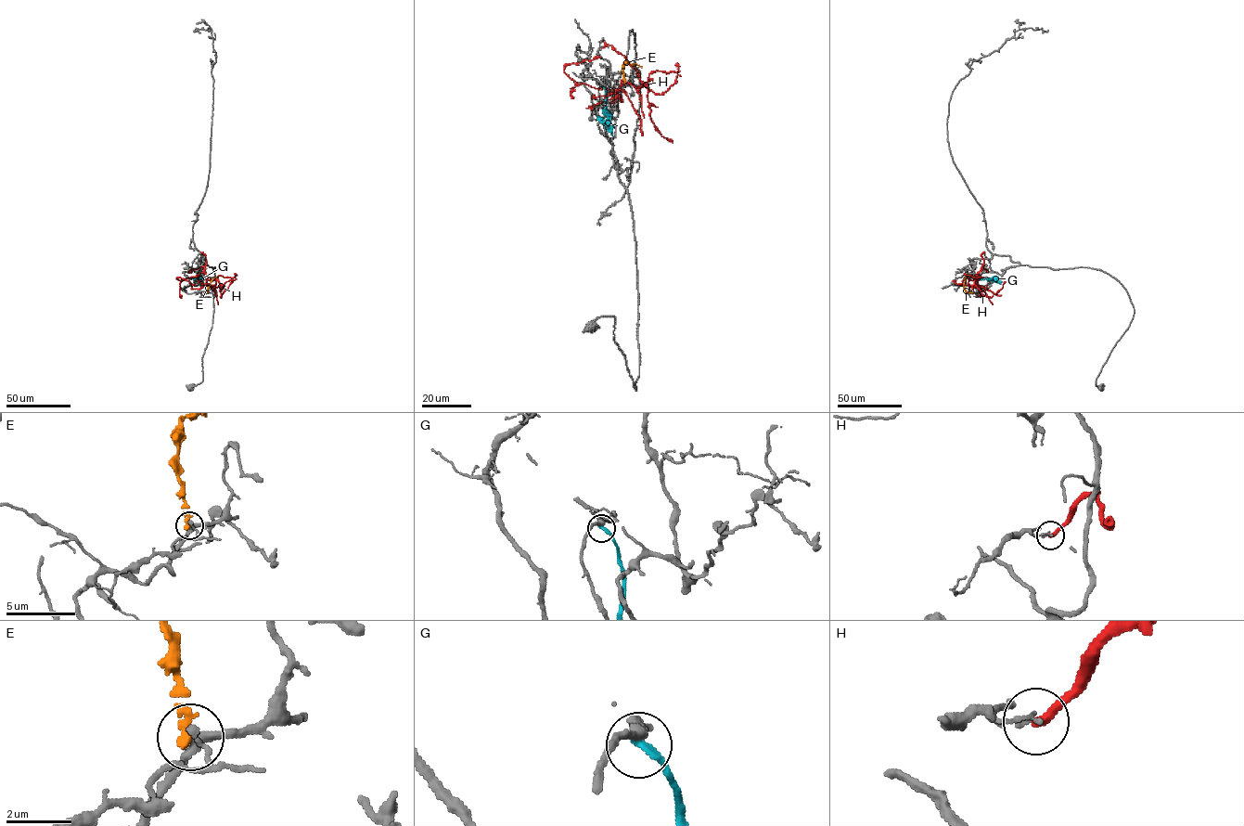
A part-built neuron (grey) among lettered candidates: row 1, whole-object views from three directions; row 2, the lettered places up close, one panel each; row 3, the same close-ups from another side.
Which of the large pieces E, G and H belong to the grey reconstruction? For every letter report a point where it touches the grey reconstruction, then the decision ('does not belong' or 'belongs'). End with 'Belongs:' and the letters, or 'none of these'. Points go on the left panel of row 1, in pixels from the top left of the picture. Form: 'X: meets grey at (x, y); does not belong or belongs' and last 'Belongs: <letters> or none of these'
E: meets grey at (208, 292); does not belong
G: meets grey at (196, 281); does not belong
H: meets grey at (201, 252); does not belong
Belongs: none of these

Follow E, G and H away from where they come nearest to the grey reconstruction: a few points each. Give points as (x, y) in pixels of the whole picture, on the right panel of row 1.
E: (974, 292), (964, 289), (966, 276)
G: (976, 281), (996, 279), (1000, 284)
H: (984, 252), (981, 254), (983, 264), (975, 275), (974, 284), (992, 297), (1006, 281)

